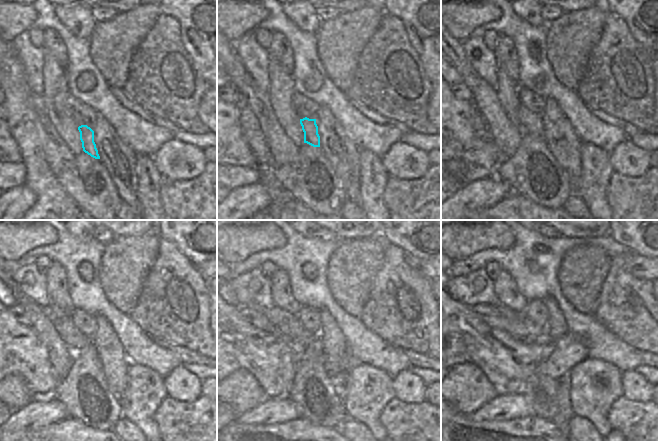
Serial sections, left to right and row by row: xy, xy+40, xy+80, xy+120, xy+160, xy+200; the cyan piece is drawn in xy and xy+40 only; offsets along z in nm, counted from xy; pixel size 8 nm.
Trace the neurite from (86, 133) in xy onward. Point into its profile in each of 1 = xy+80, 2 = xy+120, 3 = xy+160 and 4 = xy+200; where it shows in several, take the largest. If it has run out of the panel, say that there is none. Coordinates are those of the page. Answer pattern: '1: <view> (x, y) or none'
1: xy+80 (530, 123)
2: xy+120 (69, 333)
3: xy+160 (286, 324)
4: xy+200 (497, 316)

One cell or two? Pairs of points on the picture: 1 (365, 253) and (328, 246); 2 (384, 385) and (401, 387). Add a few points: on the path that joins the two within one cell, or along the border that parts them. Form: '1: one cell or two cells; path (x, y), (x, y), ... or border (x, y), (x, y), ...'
1: two cells; border (341, 240), (330, 256), (327, 269)
2: two cells; border (391, 379), (391, 387), (395, 396)

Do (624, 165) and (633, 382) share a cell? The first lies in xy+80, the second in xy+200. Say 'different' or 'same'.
same

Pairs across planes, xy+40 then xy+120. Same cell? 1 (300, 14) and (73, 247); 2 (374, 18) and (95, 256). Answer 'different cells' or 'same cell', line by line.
1: different cells
2: different cells

